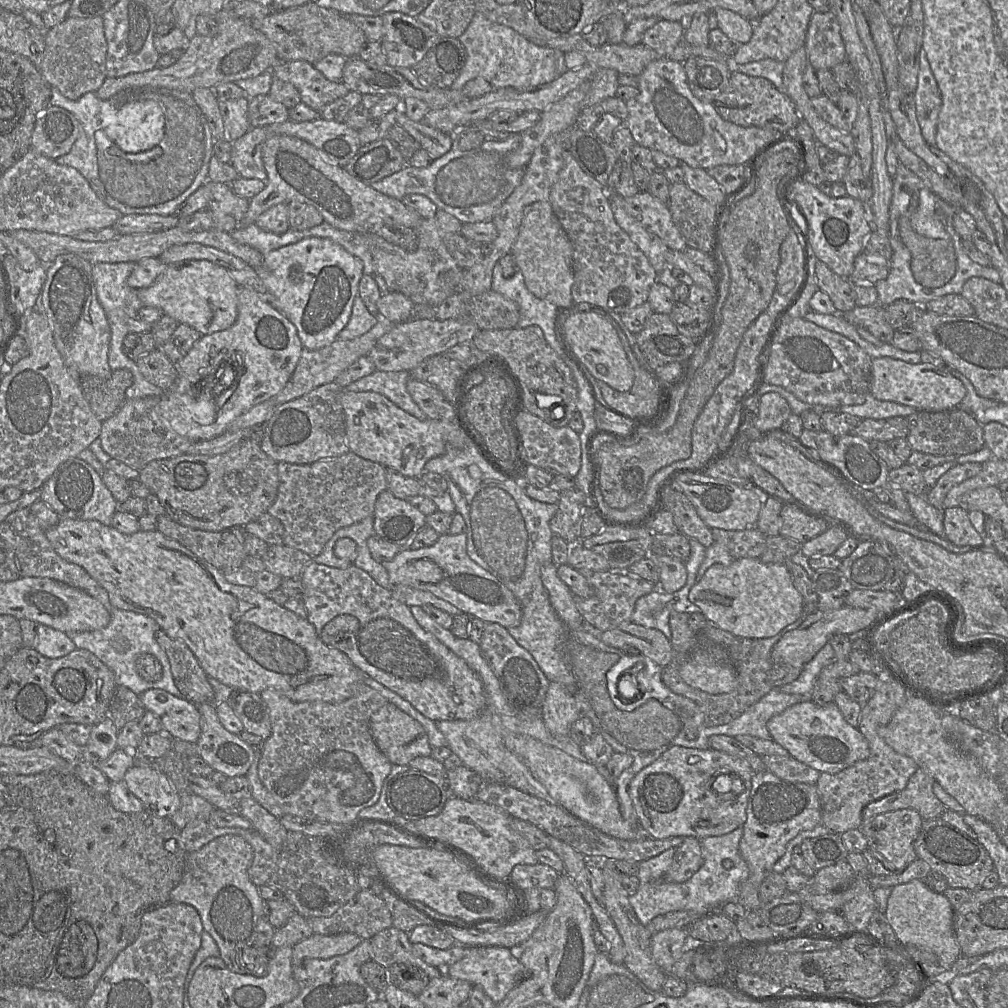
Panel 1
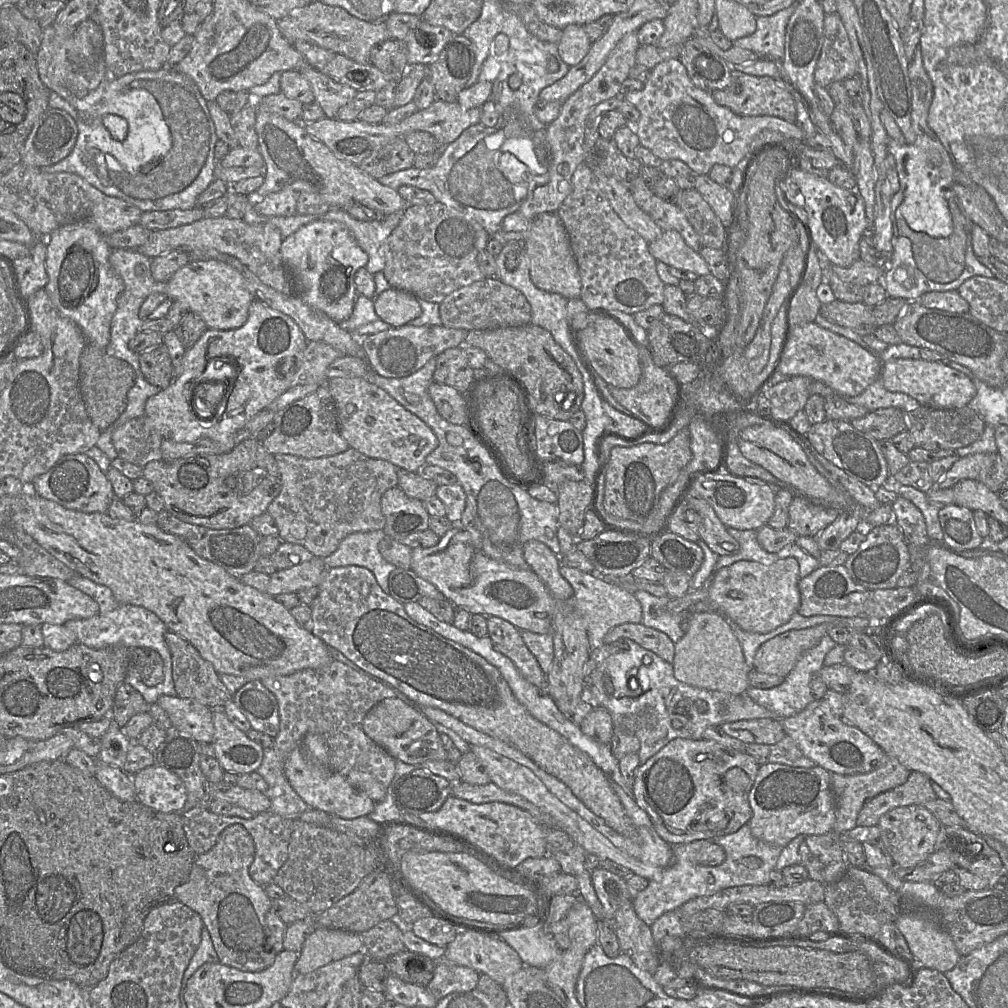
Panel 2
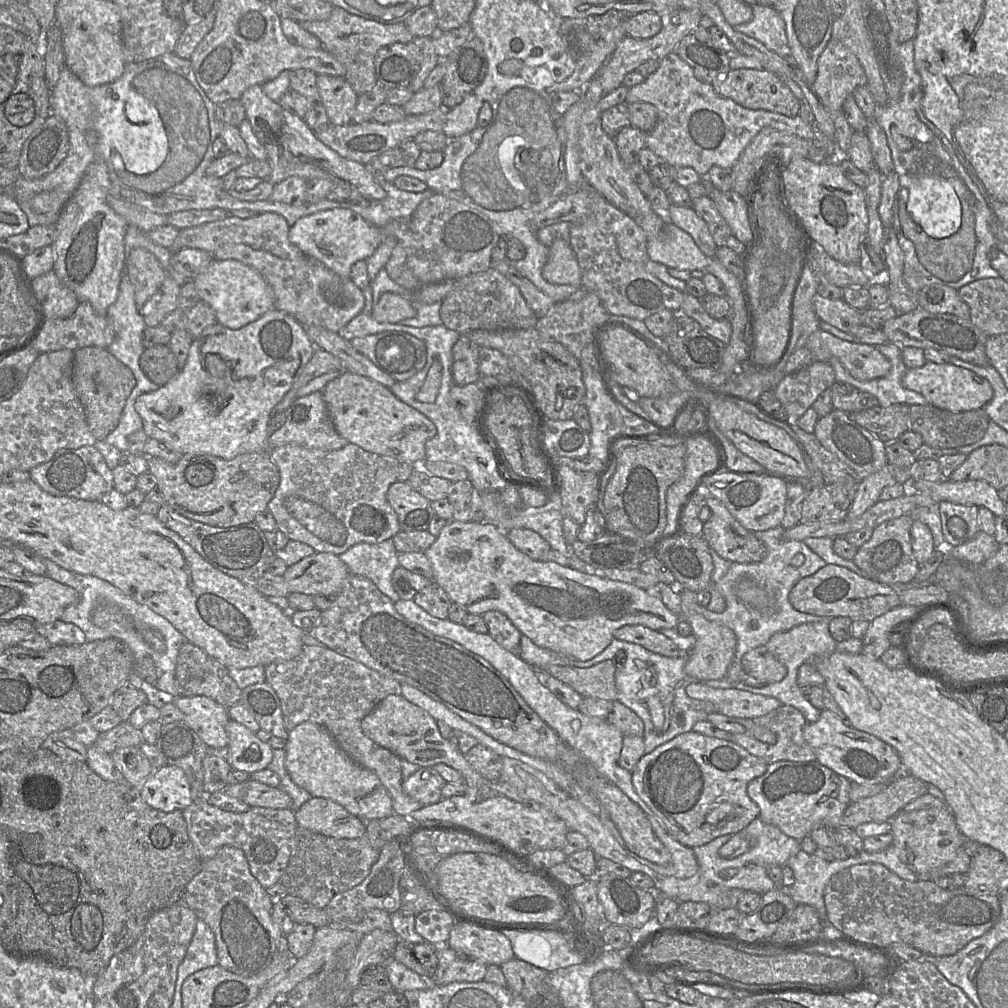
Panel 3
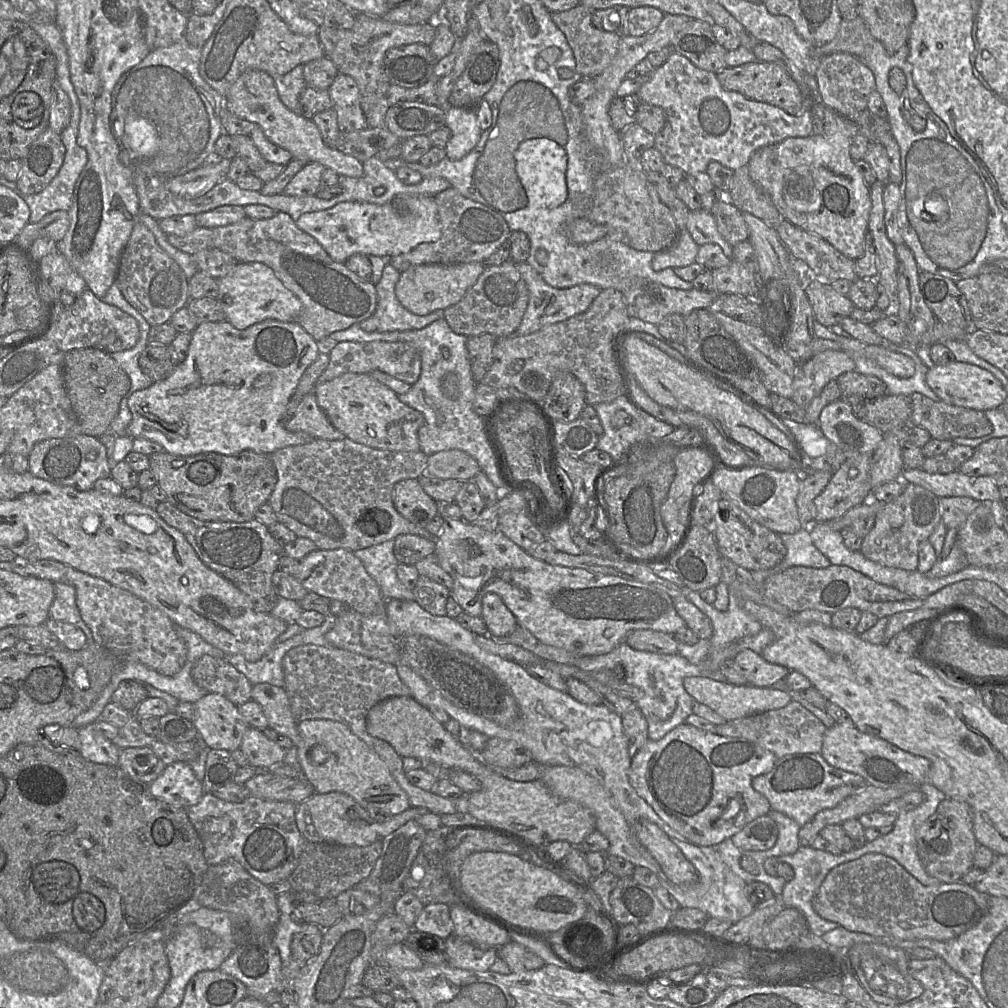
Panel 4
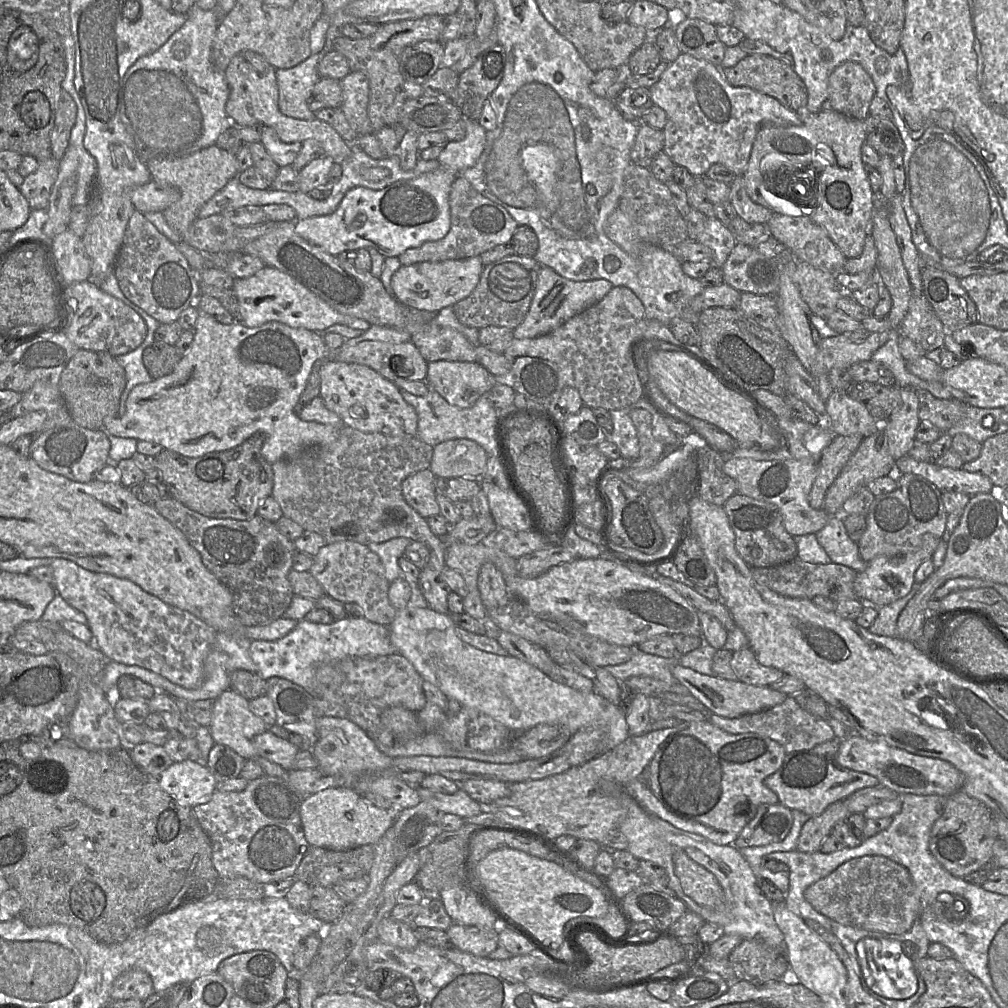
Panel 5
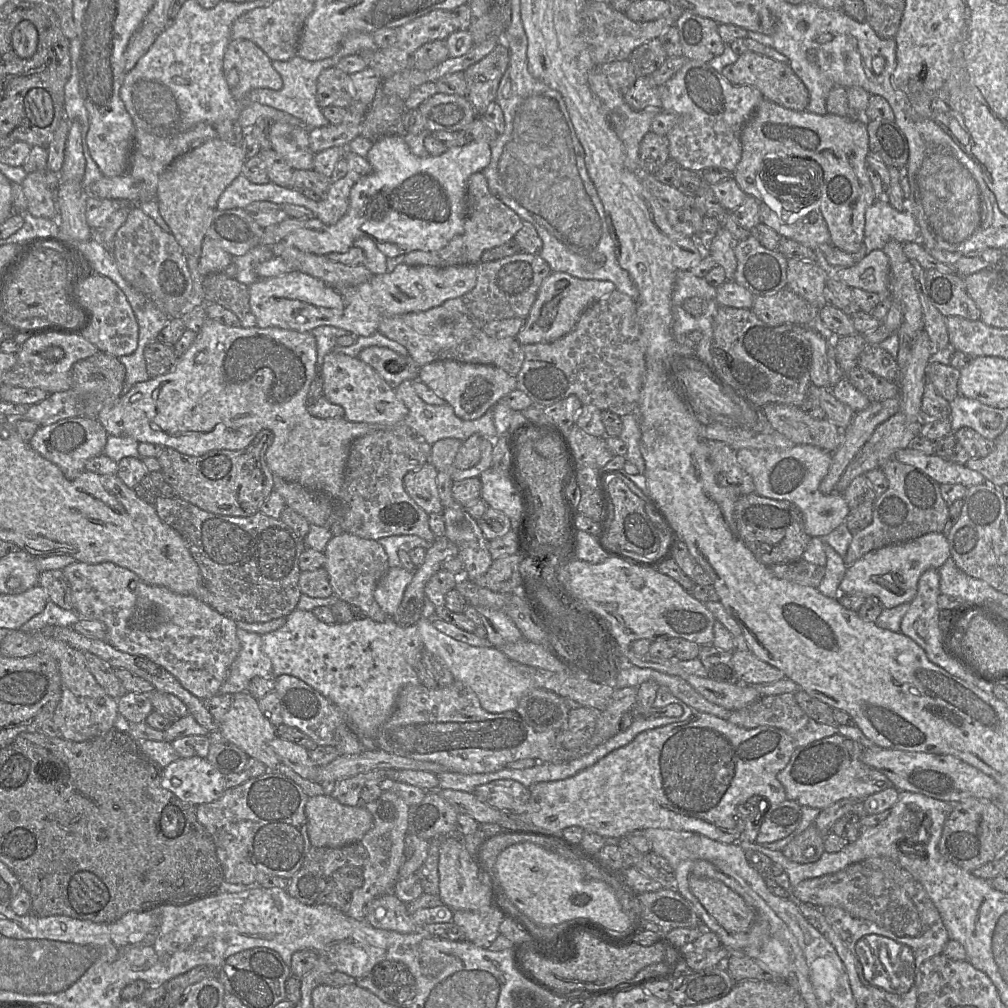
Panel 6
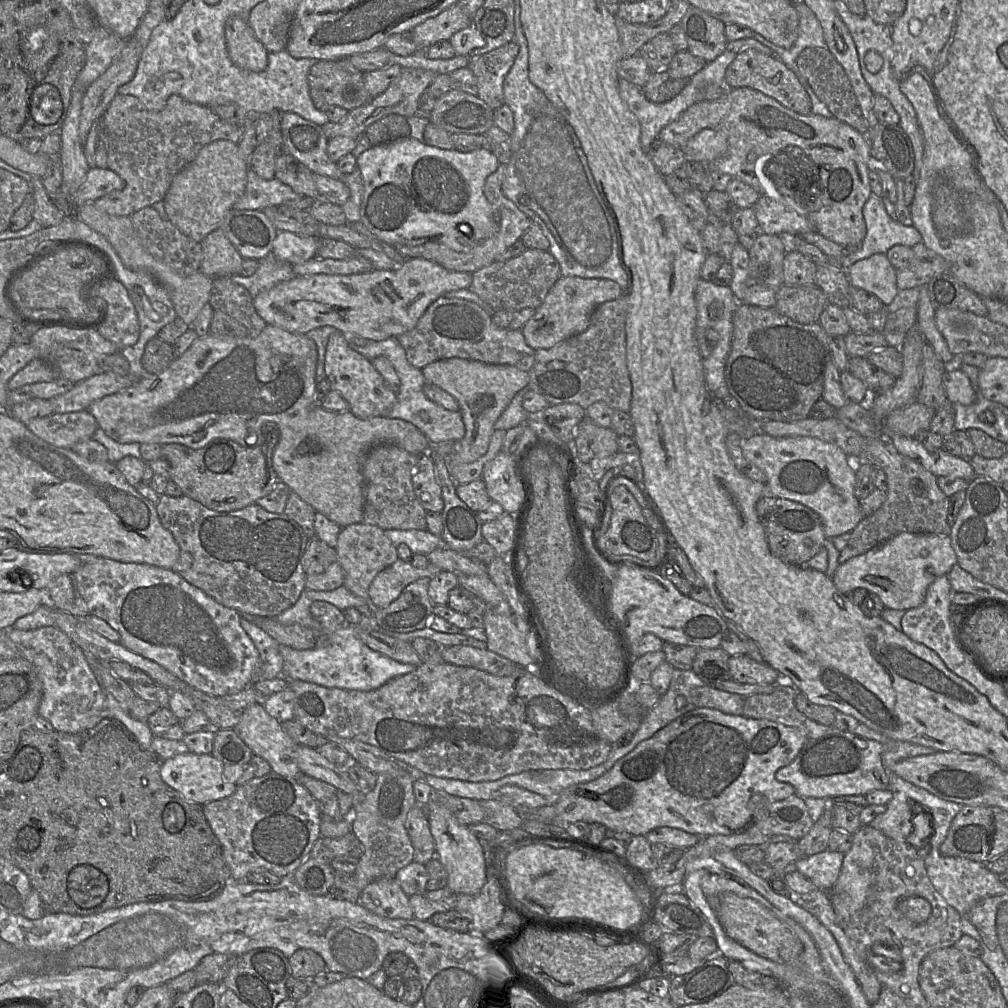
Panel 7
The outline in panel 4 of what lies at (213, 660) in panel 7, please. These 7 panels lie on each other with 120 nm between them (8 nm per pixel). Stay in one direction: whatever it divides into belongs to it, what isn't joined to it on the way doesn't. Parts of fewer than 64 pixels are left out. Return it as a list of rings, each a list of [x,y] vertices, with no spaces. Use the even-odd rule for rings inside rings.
[[[44,559],[31,564],[35,567],[36,577],[75,588],[76,605],[92,632],[92,642],[124,662],[139,662],[164,676],[173,676],[182,669],[187,660],[187,647],[177,635],[175,624],[158,608],[101,578],[61,562]]]

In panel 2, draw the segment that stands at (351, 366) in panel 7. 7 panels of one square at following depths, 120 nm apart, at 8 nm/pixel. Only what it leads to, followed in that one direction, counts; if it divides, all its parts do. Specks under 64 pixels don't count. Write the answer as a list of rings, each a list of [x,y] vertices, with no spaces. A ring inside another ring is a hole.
[[[365,377],[332,378],[327,380],[327,386],[335,403],[340,434],[349,447],[410,472],[417,472],[426,465],[426,457],[439,444],[436,435],[426,423],[385,390]]]

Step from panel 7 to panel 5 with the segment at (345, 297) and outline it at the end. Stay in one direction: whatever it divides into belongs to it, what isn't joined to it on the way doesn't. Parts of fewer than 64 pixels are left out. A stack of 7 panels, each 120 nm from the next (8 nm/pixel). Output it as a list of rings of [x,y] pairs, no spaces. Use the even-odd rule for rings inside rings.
[[[480,256],[442,262],[420,262],[402,266],[391,278],[391,295],[403,306],[427,312],[439,312],[466,298],[479,282],[484,265]],[[265,265],[247,278],[235,278],[232,289],[239,303],[241,323],[247,327],[258,327],[270,321],[313,332],[324,332],[325,329],[336,324],[362,332],[371,327],[366,320],[336,311],[294,278],[272,266]]]

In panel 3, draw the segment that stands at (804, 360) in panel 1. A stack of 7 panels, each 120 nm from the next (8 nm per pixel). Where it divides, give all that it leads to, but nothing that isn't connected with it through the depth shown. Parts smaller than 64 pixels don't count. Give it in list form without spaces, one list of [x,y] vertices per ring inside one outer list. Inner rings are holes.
[[[822,329],[813,332],[804,345],[812,353],[814,361],[829,362],[835,357],[857,380],[880,378],[891,370],[890,361],[874,346],[848,342]]]

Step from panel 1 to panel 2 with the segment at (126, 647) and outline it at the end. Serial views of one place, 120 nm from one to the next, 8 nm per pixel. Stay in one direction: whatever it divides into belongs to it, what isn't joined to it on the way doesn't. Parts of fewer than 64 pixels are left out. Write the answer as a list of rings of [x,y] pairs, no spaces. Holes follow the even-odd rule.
[[[75,575],[66,582],[90,596],[99,605],[97,615],[89,619],[69,620],[64,624],[67,629],[76,634],[77,641],[93,649],[122,645],[128,648],[150,648],[155,650],[161,656],[164,663],[163,682],[154,687],[146,686],[142,681],[130,675],[129,669],[124,682],[135,688],[148,705],[155,704],[162,695],[176,697],[177,693],[173,687],[174,682],[172,678],[172,656],[164,638],[168,628],[164,622],[153,612],[141,606],[119,603],[107,586],[95,583],[81,575]]]

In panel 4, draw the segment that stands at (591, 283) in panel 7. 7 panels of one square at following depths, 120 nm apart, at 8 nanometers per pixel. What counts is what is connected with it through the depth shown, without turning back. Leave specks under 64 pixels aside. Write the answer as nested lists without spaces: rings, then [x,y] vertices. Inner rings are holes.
[[[527,262],[515,263],[517,270],[524,279],[529,301],[521,323],[514,335],[523,336],[538,331],[546,325],[566,320],[574,315],[584,312],[593,300],[600,294],[601,288],[592,284],[578,284],[569,288],[559,289],[548,285],[540,274]]]

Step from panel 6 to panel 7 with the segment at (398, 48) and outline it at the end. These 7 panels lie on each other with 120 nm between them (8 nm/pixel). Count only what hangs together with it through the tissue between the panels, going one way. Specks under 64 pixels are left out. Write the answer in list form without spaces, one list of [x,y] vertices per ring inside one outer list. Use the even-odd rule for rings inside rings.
[[[455,4],[418,24],[411,32],[419,50],[424,50],[438,41],[449,40],[452,35],[471,25],[472,18]]]

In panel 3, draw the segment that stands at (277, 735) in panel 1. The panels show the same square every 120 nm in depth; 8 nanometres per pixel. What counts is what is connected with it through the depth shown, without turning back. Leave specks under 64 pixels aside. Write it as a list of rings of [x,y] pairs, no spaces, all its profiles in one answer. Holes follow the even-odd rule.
[[[305,645],[297,657],[266,666],[265,676],[280,700],[289,732],[303,722],[323,727],[350,758],[378,776],[392,799],[394,814],[408,817],[423,807],[402,790],[401,758],[368,738],[361,726],[363,718],[384,698],[402,695],[401,683],[326,646]]]

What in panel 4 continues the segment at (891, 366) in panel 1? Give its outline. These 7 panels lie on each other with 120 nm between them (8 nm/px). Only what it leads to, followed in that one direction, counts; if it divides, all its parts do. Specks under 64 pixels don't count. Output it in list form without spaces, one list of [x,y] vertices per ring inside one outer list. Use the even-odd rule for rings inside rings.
[[[953,361],[945,365],[934,365],[927,371],[926,383],[941,401],[979,411],[998,408],[1007,398],[1001,382],[992,373],[964,362]]]

